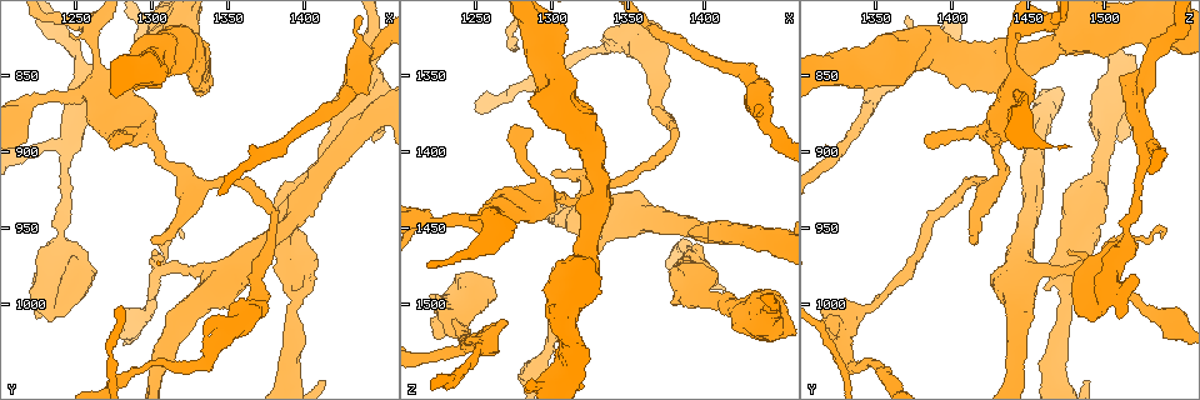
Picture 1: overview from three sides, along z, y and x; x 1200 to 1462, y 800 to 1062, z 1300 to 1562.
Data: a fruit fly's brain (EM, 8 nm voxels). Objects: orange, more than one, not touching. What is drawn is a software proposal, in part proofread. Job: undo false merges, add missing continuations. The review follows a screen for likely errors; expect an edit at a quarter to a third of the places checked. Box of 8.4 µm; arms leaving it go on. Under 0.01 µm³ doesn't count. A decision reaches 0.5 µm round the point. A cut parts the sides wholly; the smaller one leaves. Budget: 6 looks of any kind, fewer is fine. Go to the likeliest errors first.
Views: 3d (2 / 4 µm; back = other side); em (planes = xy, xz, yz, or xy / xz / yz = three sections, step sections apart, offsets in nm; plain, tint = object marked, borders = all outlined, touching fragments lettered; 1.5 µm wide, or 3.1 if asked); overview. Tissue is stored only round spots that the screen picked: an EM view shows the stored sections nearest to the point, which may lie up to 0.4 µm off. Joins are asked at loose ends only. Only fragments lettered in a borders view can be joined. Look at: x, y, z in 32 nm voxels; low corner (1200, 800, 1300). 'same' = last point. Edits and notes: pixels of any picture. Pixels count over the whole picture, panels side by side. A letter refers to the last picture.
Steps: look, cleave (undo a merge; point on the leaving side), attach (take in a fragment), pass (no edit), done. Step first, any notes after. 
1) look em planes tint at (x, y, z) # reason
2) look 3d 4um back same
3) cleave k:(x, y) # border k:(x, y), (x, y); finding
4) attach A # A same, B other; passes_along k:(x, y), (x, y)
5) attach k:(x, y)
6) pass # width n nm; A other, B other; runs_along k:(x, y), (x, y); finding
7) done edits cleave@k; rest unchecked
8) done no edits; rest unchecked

look 3d 2um at (1444, 894, 1510) # free end

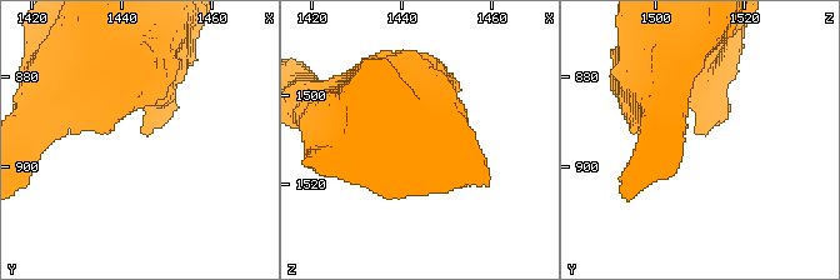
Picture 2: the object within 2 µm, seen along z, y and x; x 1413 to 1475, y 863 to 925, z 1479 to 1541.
look em xy step 8 borders at (1444, 893, 1509) # shape alone is not enough

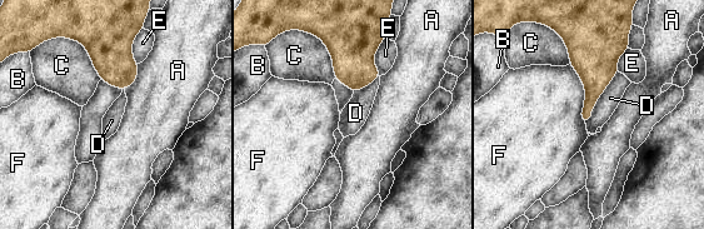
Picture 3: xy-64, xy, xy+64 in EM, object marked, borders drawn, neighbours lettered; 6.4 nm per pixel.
pass # longest_contact D 380 nm; A other, B other, C other, D other, E other, F other; border 3:(569, 64), (584, 88), (584, 120); no lettered fragment goes on from it

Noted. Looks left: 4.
look 3d 2um at (1226, 1010, 1508) # an open end

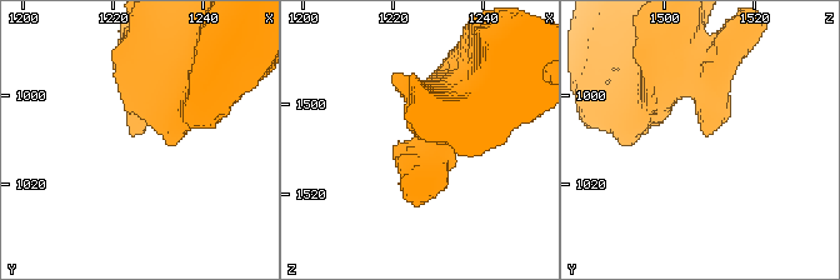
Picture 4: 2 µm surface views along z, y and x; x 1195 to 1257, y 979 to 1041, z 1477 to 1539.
look em planes tint at (1225, 1010, 1509)

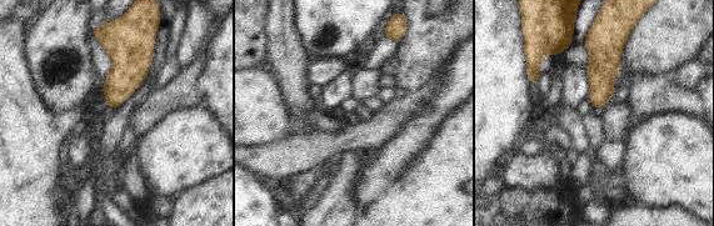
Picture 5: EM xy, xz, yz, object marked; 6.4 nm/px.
look em planes borders same

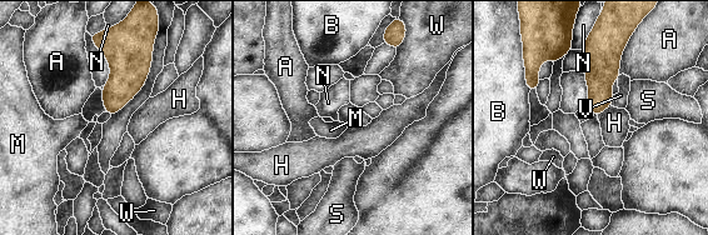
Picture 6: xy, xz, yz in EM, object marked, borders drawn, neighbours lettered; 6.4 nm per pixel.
pass # A other, B other, H other, M other, N other, S other, V other, W other; border 6:(611, 105), (597, 115); none of them fits

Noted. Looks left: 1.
done no edits; rest unchecked

